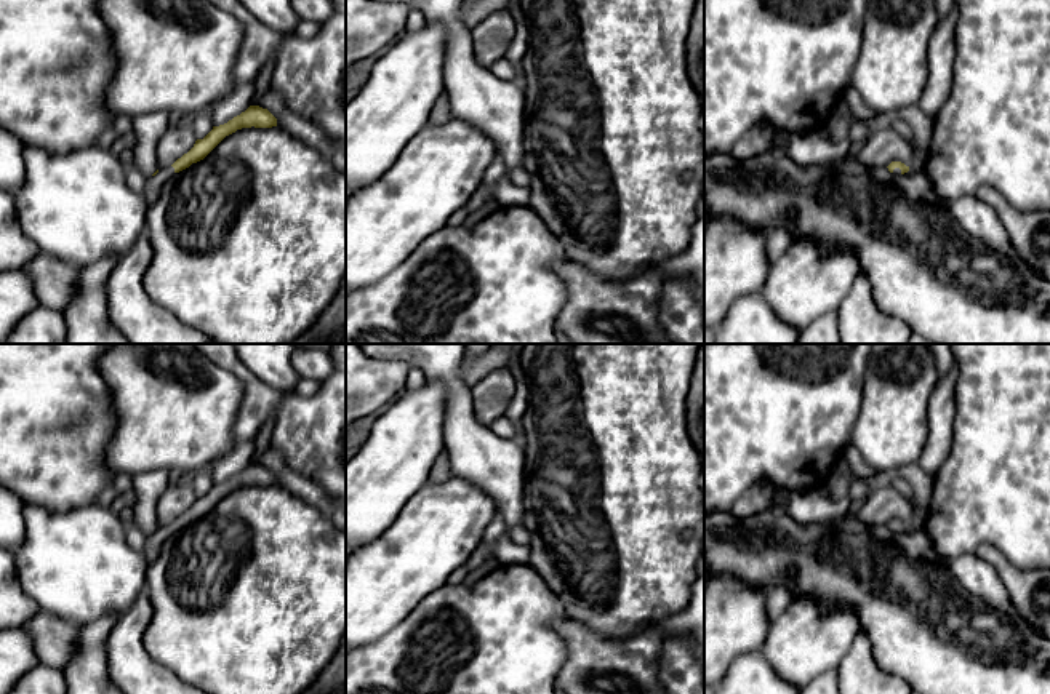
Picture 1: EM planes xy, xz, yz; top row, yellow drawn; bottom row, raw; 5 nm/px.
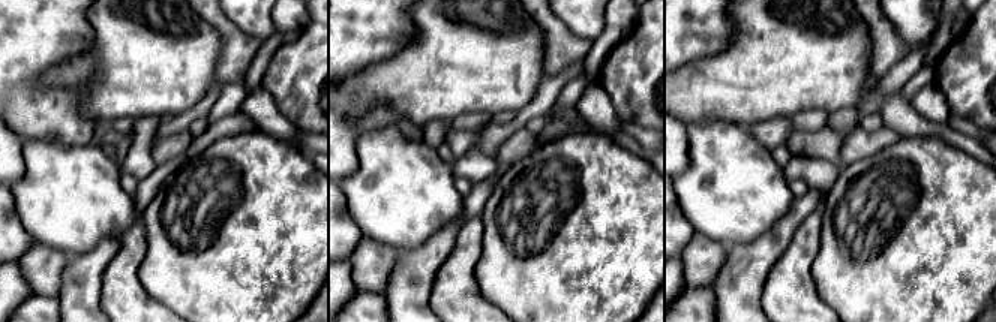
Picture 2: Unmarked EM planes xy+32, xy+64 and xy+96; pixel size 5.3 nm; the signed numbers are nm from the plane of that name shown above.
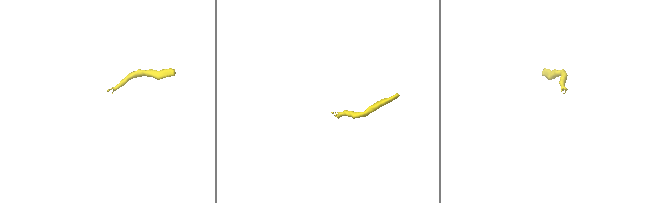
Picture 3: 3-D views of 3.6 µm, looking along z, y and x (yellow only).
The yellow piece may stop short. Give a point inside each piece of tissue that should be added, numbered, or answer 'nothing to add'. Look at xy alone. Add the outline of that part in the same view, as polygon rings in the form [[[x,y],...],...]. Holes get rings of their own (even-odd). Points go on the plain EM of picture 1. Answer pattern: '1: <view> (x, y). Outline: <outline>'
1: xy (154, 542). Outline: [[[168,524],[168,526],[158,528],[158,531],[155,534],[147,536],[147,542],[146,542],[142,553],[144,553],[149,566],[157,560],[163,542],[173,532],[174,532],[174,526]]]

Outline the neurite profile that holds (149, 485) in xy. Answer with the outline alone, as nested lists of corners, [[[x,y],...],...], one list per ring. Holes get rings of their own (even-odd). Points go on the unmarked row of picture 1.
[[[147,470],[133,475],[133,489],[136,504],[133,507],[133,523],[138,524],[147,536],[157,528],[155,505],[168,488],[171,473],[166,470]]]

